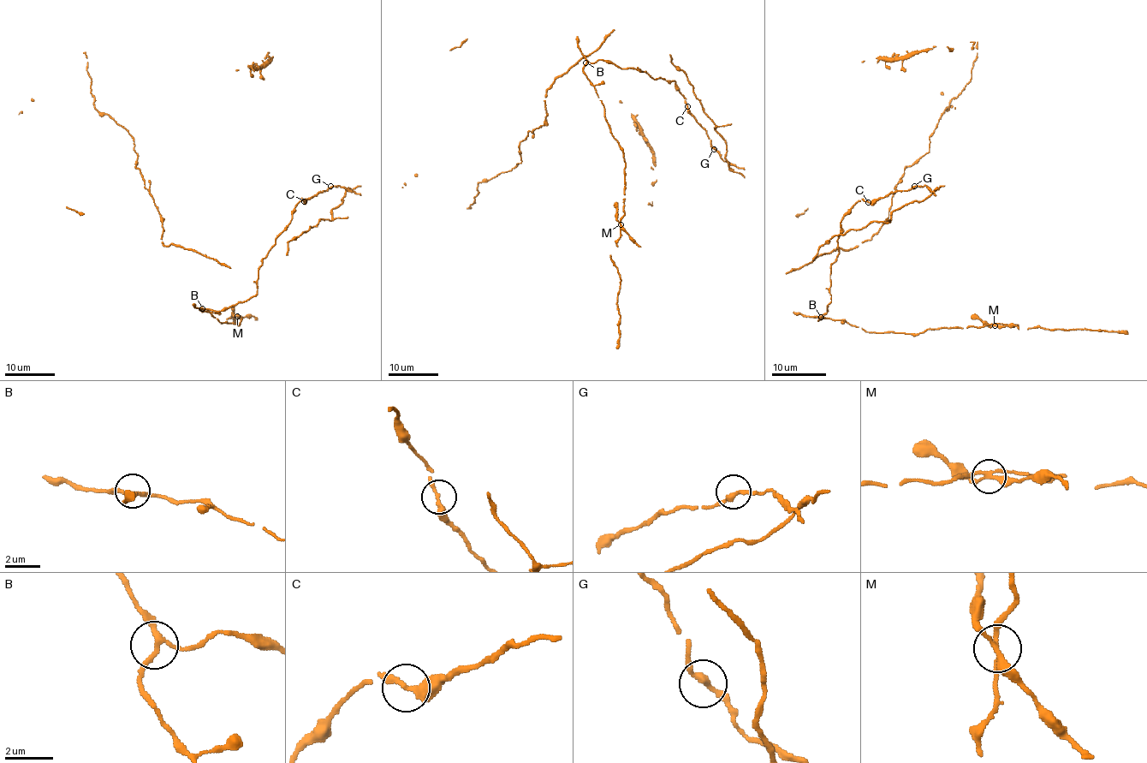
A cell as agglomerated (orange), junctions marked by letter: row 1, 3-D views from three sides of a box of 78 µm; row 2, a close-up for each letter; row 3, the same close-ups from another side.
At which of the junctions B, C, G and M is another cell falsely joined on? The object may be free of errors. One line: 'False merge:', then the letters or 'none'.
False merge: M

